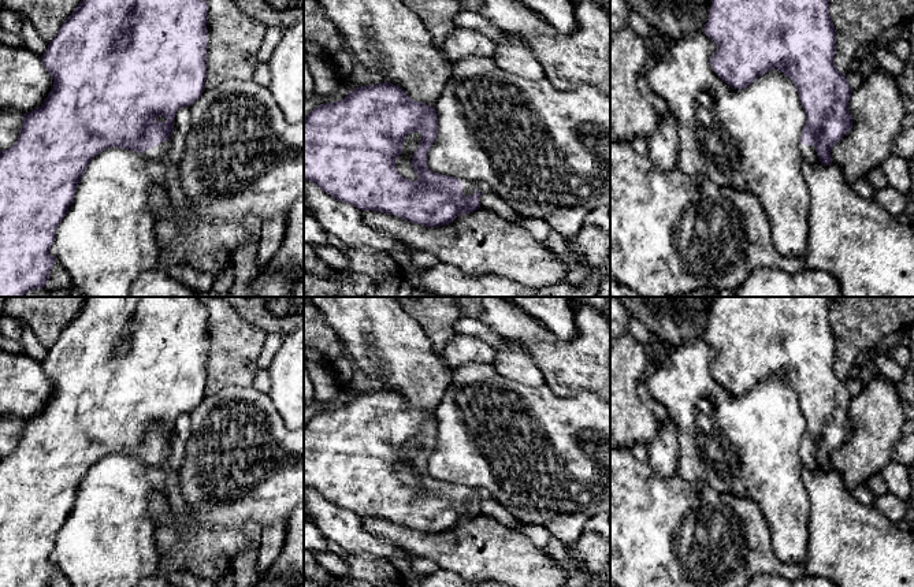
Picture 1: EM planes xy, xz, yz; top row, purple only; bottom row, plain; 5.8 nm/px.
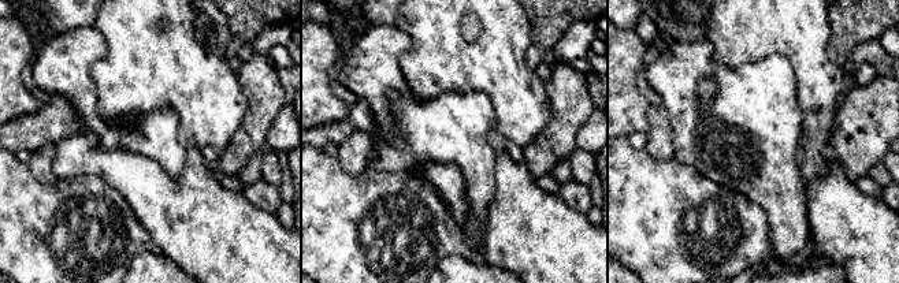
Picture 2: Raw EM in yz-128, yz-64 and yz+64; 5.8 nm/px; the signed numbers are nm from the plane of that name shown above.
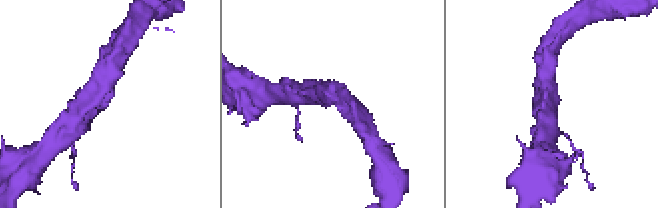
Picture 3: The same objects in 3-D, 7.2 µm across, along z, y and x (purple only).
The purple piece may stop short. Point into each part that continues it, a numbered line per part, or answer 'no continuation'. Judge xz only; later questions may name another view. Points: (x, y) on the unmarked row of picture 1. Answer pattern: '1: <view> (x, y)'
1: xz (468, 494)

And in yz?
1: yz (809, 460)

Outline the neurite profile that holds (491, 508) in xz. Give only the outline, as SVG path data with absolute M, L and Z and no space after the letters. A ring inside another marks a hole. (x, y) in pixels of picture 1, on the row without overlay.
M494 498L483 499L480 502L480 514L488 516L509 528L517 530L521 524L509 510L506 510Z

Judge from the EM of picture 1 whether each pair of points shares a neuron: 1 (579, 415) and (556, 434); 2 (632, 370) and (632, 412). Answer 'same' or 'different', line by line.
1: same
2: same

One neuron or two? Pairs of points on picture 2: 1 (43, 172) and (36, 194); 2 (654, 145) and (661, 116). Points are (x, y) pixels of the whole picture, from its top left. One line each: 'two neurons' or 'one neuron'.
1: two neurons
2: one neuron

